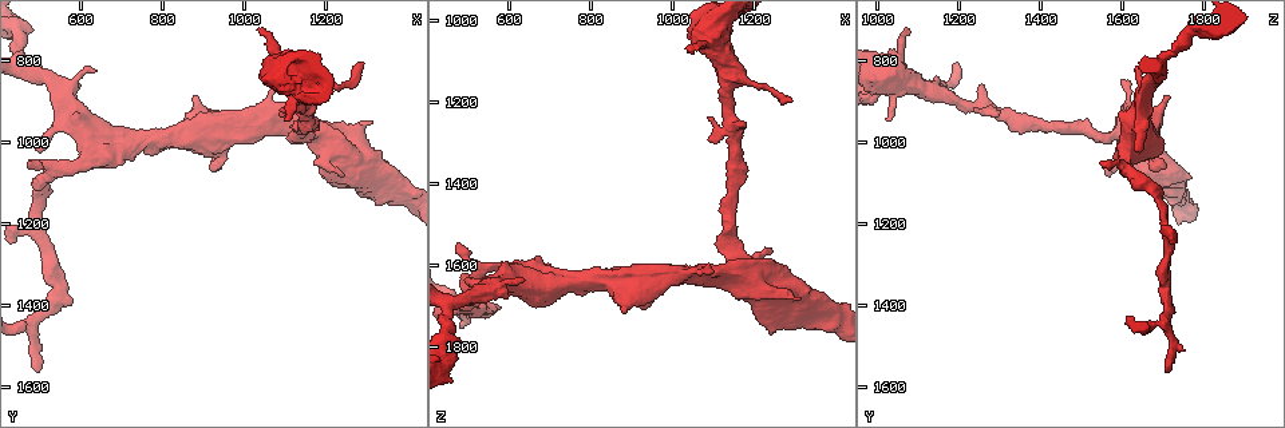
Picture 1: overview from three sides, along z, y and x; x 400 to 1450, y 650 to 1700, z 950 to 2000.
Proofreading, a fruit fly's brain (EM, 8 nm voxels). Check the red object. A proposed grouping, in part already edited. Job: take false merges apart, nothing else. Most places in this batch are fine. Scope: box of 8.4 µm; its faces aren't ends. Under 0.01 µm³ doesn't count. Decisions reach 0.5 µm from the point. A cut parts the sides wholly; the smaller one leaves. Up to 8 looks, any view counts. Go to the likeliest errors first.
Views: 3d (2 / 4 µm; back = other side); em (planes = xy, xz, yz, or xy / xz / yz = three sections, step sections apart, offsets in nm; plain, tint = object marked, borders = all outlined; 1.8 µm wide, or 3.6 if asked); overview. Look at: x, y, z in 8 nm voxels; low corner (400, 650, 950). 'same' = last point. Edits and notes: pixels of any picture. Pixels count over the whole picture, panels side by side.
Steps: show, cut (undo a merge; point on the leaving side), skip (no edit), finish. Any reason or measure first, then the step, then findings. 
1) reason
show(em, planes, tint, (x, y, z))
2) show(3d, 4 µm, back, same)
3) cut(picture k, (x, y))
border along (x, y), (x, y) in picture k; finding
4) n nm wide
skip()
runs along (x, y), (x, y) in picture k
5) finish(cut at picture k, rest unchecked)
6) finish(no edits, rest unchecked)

abrupt turn
show(3d, 2 µm, (590, 940, 1645))

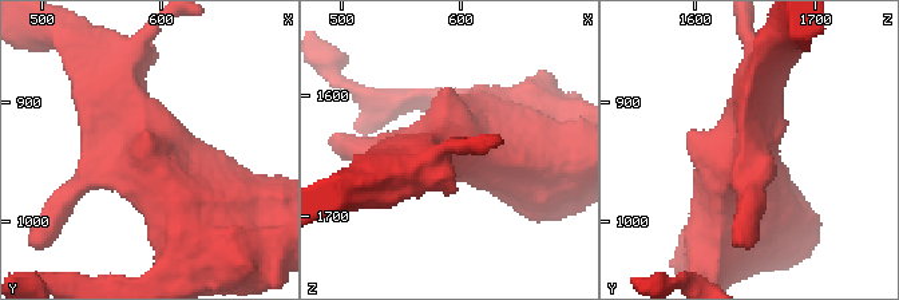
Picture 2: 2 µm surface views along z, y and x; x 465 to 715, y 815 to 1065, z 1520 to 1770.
4 arms; now the EM
show(em, planes, plain, (588, 934, 1644))

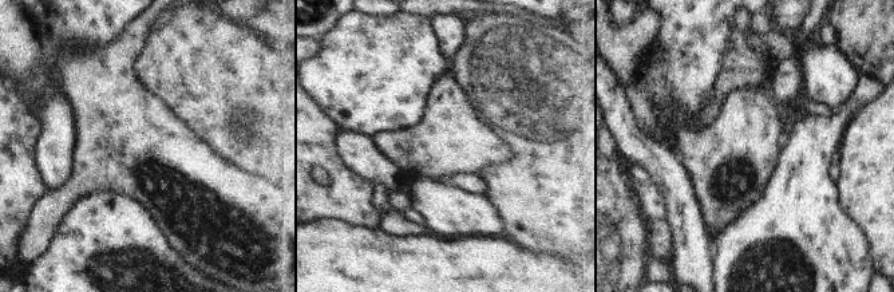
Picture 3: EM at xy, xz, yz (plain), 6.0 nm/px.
show(em, planes, tint, same)

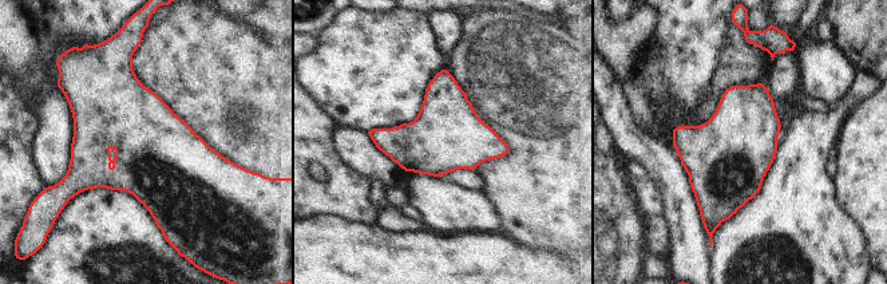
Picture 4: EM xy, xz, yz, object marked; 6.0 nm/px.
skip()
continuous, no second neuron

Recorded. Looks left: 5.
show(em, planes, tint, (1085, 795, 1055))

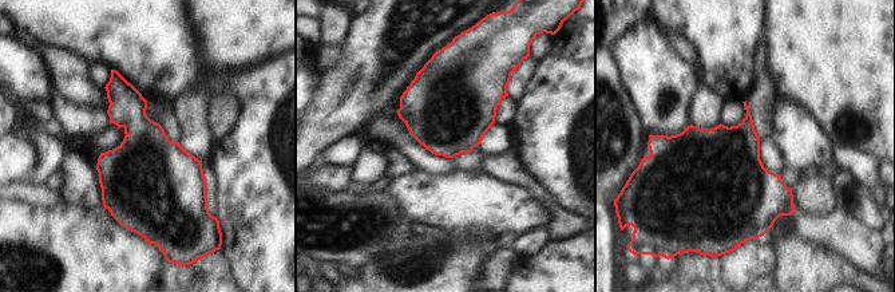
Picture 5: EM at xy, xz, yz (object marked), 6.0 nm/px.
420 nm wide
skip()
all the same neuron

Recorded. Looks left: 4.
a fork
show(em, planes, tint, (495, 1195, 1705))

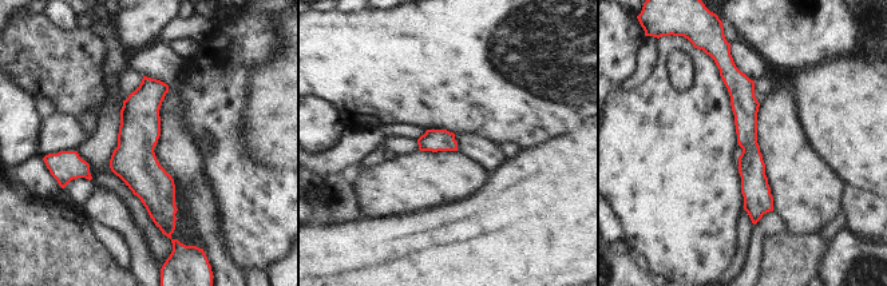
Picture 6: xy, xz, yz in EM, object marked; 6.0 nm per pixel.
skip()
runs along (728, 64), (745, 107), (755, 218) in picture 6; all the same neuron

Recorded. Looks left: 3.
finish(no edits, rest unchecked)

